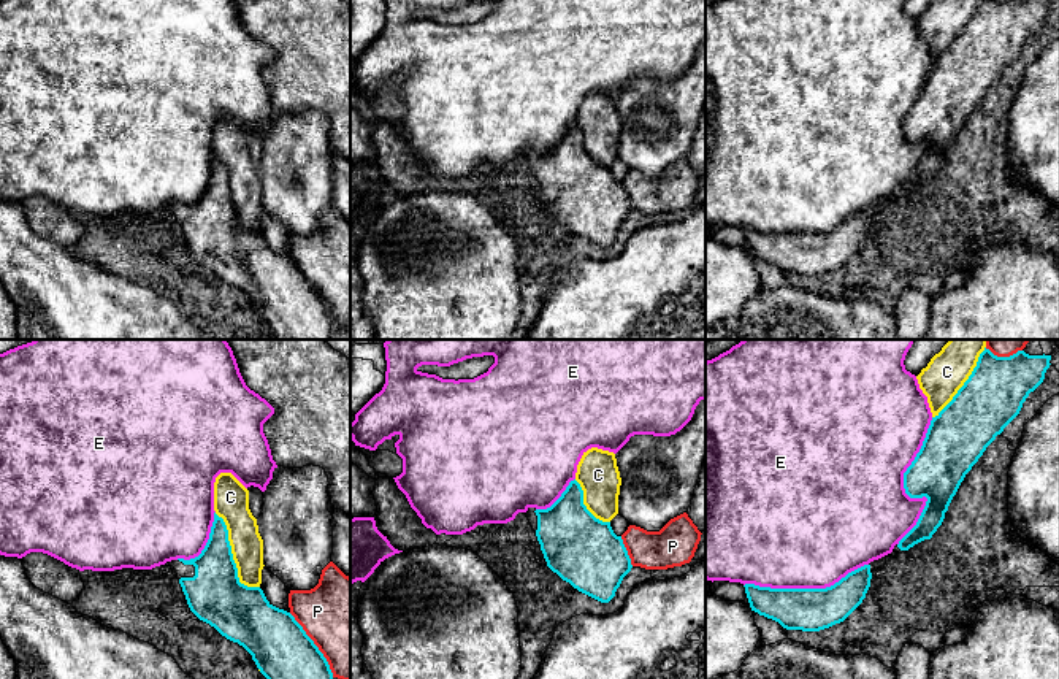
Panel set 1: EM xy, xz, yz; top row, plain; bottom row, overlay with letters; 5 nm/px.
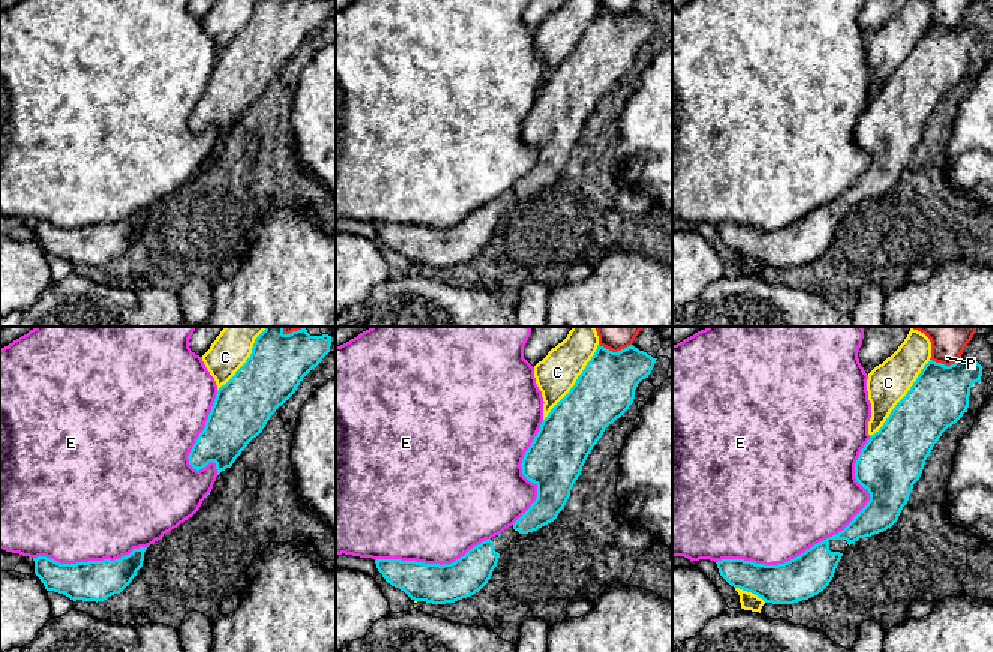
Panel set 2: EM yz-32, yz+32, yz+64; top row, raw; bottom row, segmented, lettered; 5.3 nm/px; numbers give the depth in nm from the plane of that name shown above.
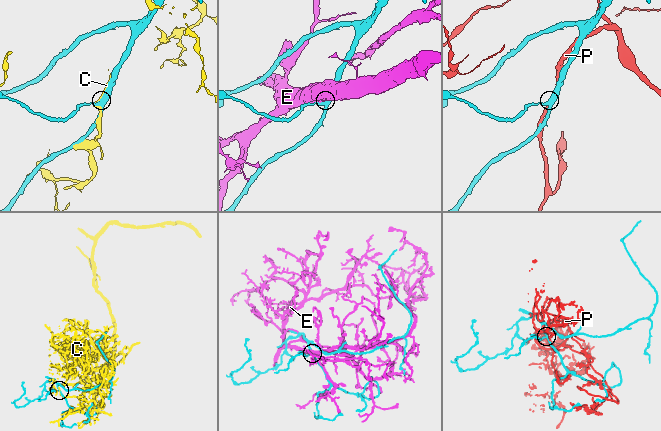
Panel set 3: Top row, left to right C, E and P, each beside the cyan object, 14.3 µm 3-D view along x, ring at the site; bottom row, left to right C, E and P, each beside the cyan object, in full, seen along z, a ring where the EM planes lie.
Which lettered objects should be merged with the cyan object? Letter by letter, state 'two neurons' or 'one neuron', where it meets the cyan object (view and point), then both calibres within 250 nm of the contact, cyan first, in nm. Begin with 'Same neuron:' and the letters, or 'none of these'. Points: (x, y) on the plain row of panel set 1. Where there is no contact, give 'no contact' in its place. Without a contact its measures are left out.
Same neuron: none of these
C: two neurons; contact xy (232, 200); calibres 280 and 160 nm
E: two neurons; contact yz (904, 132); calibres 260 and 500 nm
P: two neurons; contact xy (314, 289); calibres 300 and 440 nm

